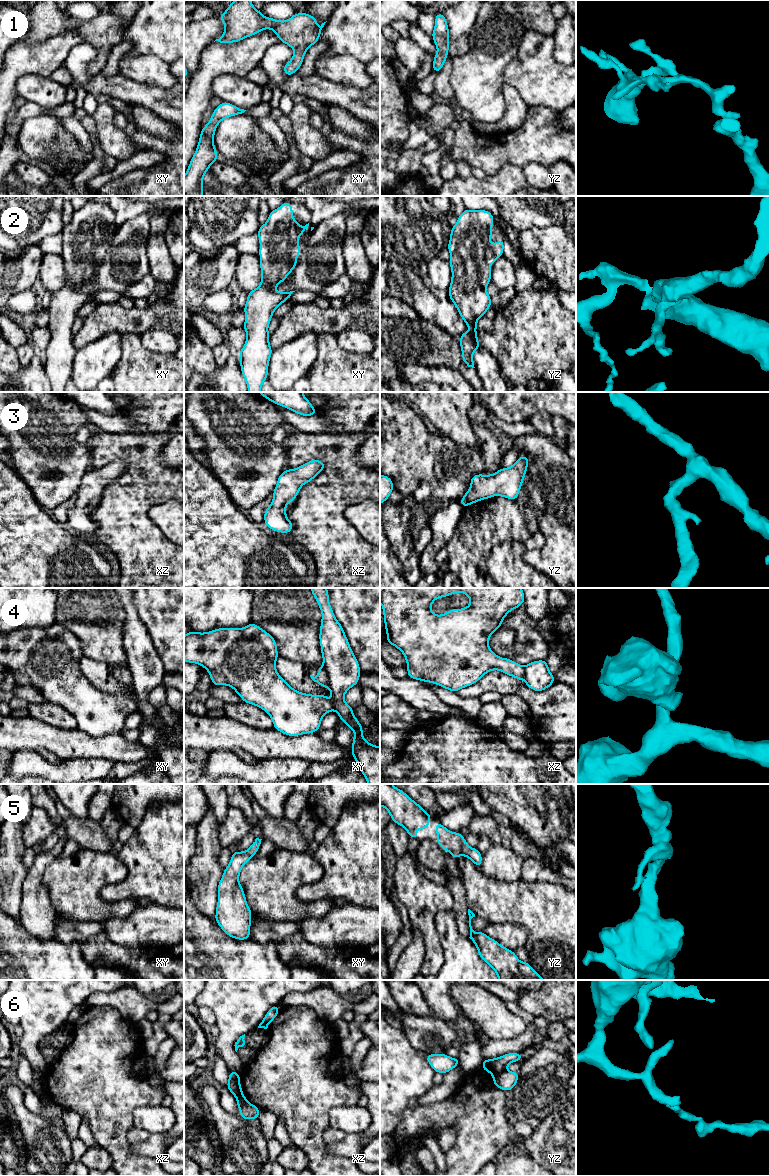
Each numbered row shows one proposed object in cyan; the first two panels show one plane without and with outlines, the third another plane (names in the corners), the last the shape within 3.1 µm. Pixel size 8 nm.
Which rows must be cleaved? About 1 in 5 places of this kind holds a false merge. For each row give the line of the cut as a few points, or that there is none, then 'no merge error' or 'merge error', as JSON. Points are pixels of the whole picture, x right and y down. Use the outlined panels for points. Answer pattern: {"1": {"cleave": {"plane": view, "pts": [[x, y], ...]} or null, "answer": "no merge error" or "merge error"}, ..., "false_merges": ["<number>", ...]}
{"1": {"cleave": null, "answer": "no merge error"}, "2": {"cleave": null, "answer": "no merge error"}, "3": {"cleave": null, "answer": "no merge error"}, "4": {"cleave": {"plane": "xy", "pts": [[322, 665], [326, 671], [329, 685]]}, "answer": "merge error"}, "5": {"cleave": null, "answer": "no merge error"}, "6": {"cleave": {"plane": "yz", "pts": [[505, 1068], [493, 1075]]}, "answer": "merge error"}, "false_merges": ["4", "6"]}

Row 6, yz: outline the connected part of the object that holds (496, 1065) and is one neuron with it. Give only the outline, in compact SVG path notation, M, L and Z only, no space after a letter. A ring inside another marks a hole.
M507 1053L494 1059L484 1059L480 1068L494 1075L506 1069L510 1063L521 1061L523 1057L520 1053Z

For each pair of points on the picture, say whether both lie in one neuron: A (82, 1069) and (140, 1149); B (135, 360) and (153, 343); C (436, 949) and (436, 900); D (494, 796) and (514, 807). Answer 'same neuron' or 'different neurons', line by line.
A: different neurons
B: different neurons
C: same neuron
D: same neuron

